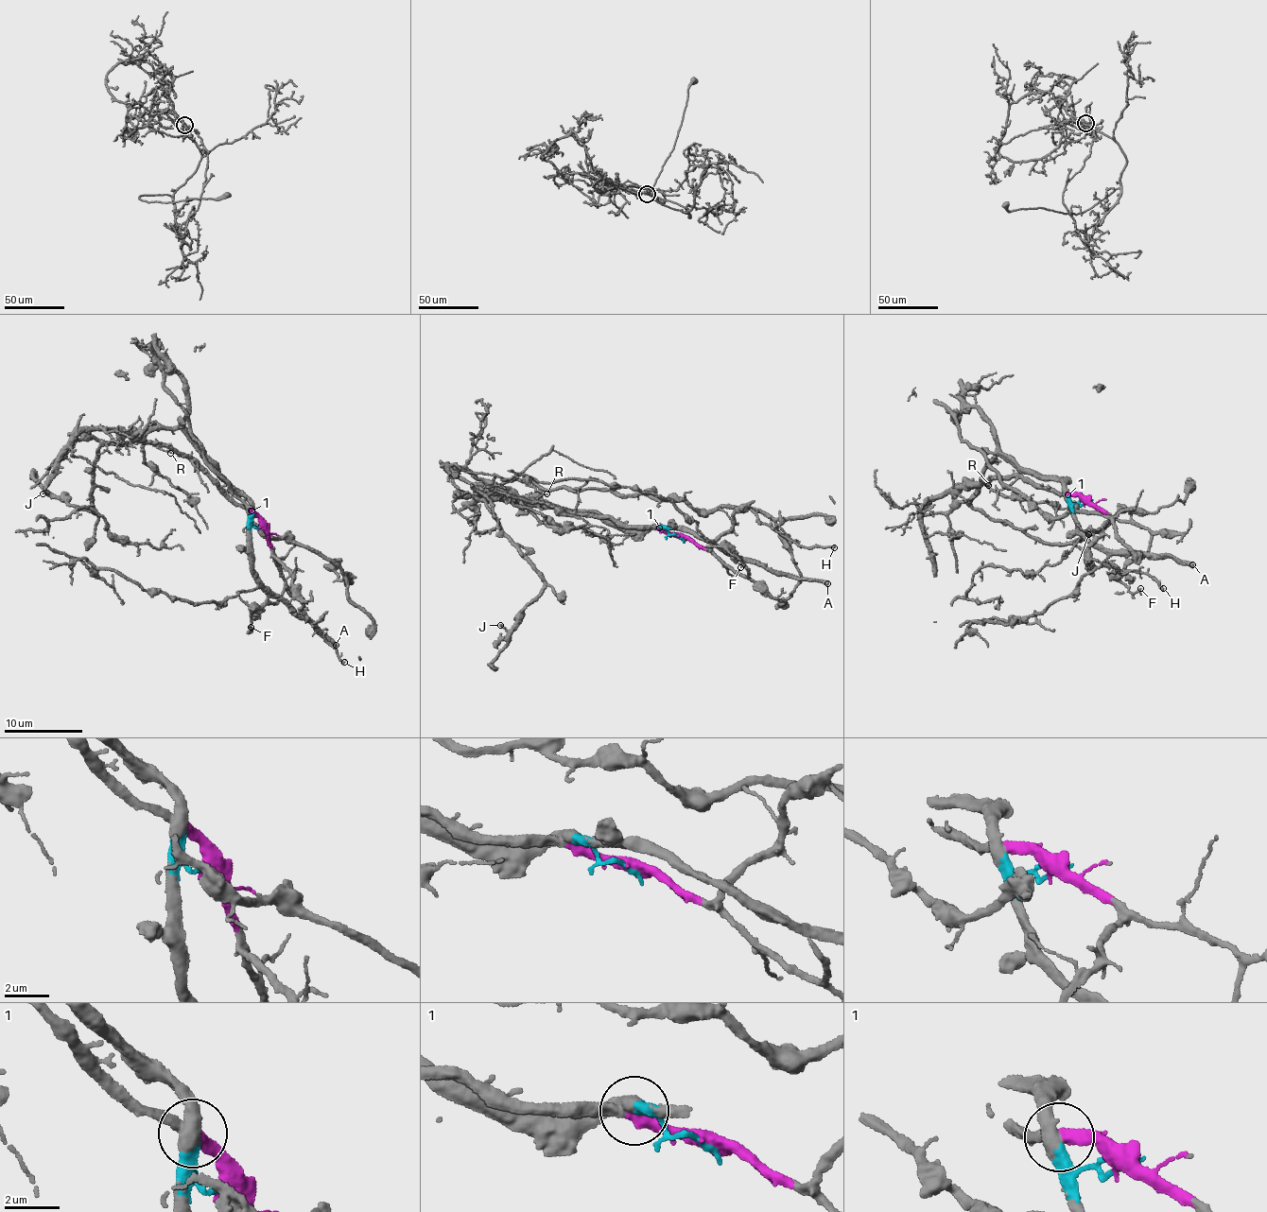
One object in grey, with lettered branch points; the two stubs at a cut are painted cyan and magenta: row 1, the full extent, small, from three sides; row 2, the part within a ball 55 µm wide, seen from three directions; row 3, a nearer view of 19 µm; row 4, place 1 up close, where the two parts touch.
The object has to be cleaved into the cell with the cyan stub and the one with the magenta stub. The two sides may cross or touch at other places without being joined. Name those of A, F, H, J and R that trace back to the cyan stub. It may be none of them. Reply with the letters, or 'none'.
A, J

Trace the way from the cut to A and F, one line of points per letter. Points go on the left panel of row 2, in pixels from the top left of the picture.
A: (262, 527), (251, 523), (250, 550), (259, 580), (270, 592), (286, 598), (298, 615), (315, 621), (336, 646)
F: (262, 527), (267, 529), (285, 581), (283, 594), (264, 606), (251, 628)

